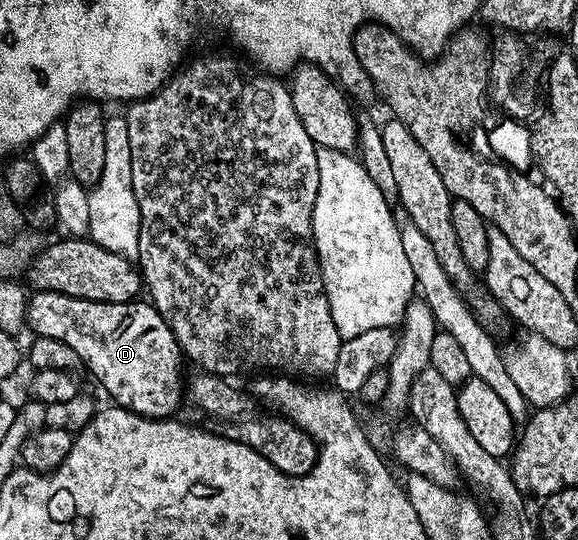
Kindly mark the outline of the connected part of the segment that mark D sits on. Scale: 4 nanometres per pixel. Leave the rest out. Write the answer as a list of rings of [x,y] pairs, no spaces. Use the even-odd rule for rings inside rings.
[[[38,290],[29,298],[29,313],[27,315],[27,326],[34,335],[42,338],[50,338],[51,340],[63,340],[63,344],[77,353],[80,365],[86,366],[93,373],[93,378],[97,382],[101,382],[101,386],[110,394],[112,401],[116,405],[121,406],[124,410],[131,410],[134,414],[143,418],[167,418],[176,415],[177,405],[183,400],[183,380],[181,384],[181,362],[183,363],[183,351],[177,337],[173,334],[171,328],[167,324],[167,320],[163,320],[161,313],[145,300],[134,300],[131,302],[96,302],[95,300],[83,300],[75,296],[67,296],[59,292],[51,292],[50,290]]]

